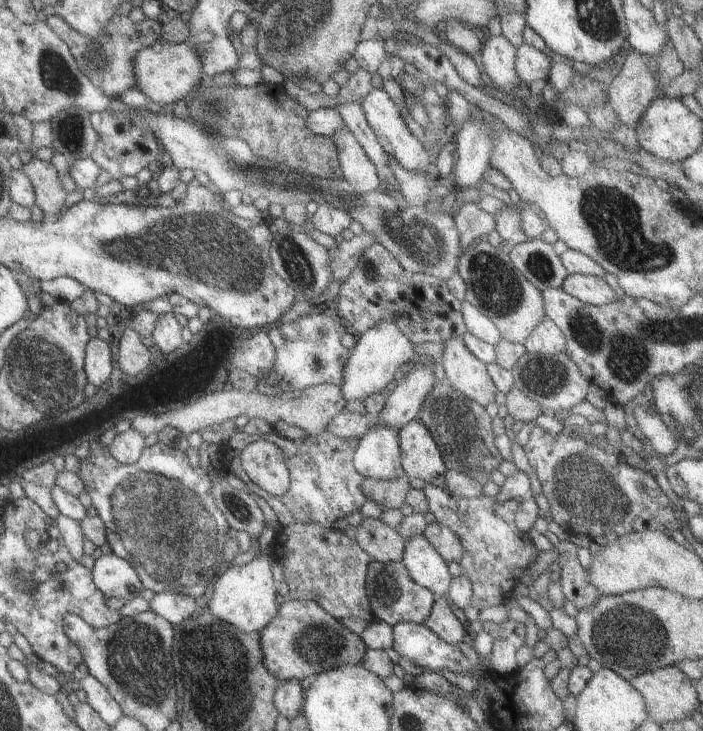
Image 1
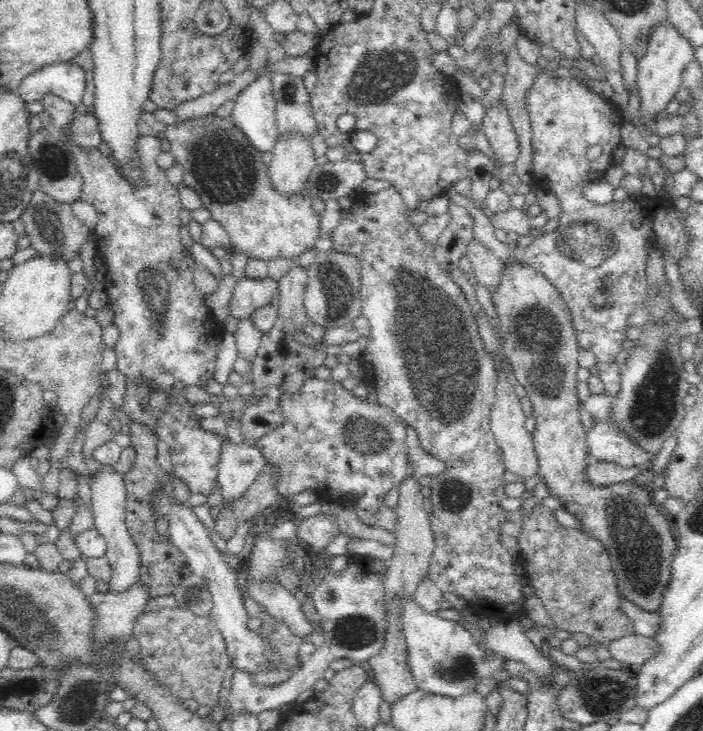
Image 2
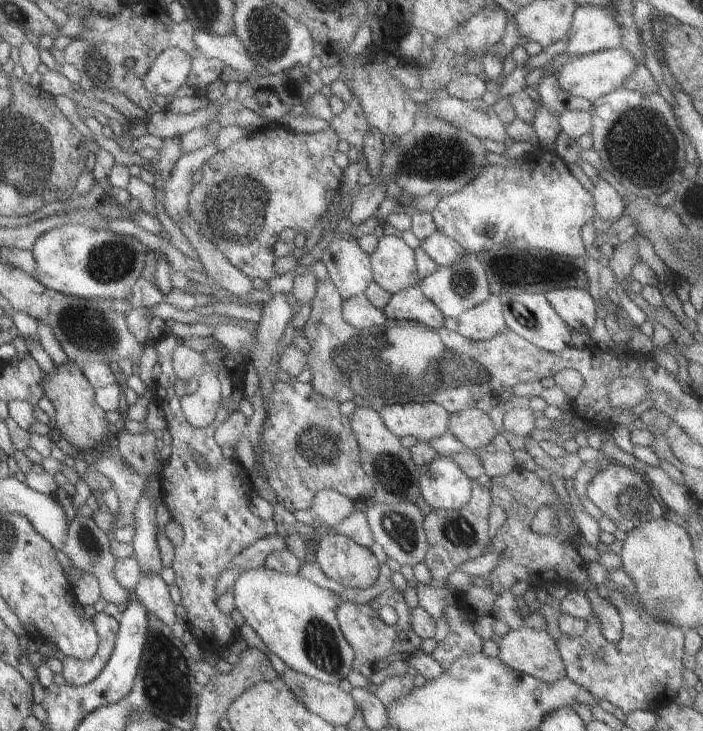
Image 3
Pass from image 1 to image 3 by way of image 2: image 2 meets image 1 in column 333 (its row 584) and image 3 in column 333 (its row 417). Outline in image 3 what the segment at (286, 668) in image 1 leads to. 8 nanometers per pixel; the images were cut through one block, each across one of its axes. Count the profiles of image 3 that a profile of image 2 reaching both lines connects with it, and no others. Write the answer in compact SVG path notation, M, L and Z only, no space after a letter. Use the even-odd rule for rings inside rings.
M339 534L318 538L314 565L327 578L345 587L365 589L380 581L379 565L373 553Z

